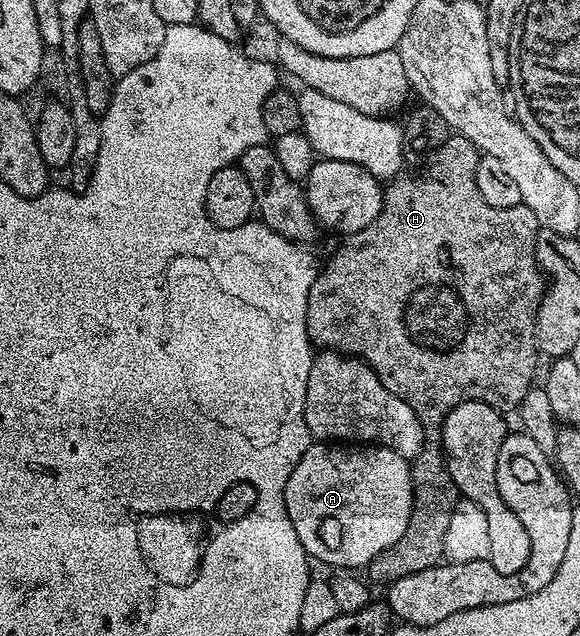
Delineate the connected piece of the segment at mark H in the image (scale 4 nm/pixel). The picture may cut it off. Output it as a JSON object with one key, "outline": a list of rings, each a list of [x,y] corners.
{"outline":[[[452,133],[445,140],[445,144],[441,144],[433,155],[436,162],[431,166],[431,178],[396,177],[384,189],[381,212],[377,212],[377,220],[373,220],[373,224],[369,224],[361,232],[346,235],[340,241],[343,243],[336,248],[335,255],[328,260],[327,267],[324,265],[313,280],[313,288],[309,288],[307,335],[311,338],[312,347],[338,350],[340,354],[363,359],[369,368],[373,368],[373,372],[381,380],[381,384],[385,384],[385,388],[389,388],[389,392],[393,392],[393,396],[405,400],[405,404],[409,404],[409,408],[413,408],[417,420],[421,420],[423,425],[423,451],[411,462],[413,504],[411,505],[409,524],[405,528],[401,540],[397,540],[397,544],[385,548],[385,552],[377,552],[377,556],[373,556],[373,560],[365,568],[366,577],[372,583],[390,584],[401,580],[401,576],[413,576],[413,572],[425,572],[425,568],[433,568],[444,561],[445,532],[449,529],[449,520],[453,517],[453,508],[459,503],[461,497],[443,459],[443,421],[447,419],[447,413],[453,408],[457,408],[457,404],[462,402],[484,402],[496,408],[504,408],[503,406],[517,408],[521,404],[525,392],[530,390],[536,381],[537,347],[535,333],[537,332],[537,312],[545,293],[545,275],[539,269],[539,261],[535,259],[535,241],[541,227],[537,216],[527,206],[520,204],[513,208],[493,208],[493,204],[488,204],[485,196],[481,196],[481,192],[477,192],[477,164],[480,157],[480,150],[470,140],[460,134]]]}

